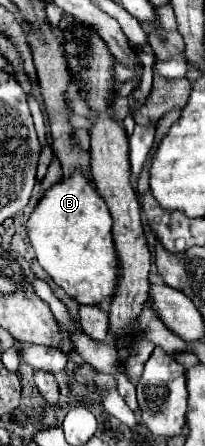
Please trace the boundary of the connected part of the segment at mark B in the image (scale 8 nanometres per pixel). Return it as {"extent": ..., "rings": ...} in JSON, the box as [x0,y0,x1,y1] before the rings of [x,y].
{"extent":[28,171,118,305],"rings":[[[80,171],[56,181],[36,203],[28,221],[28,239],[42,269],[72,299],[100,305],[112,297],[118,277],[118,259],[112,243],[112,217],[94,183]]]}

